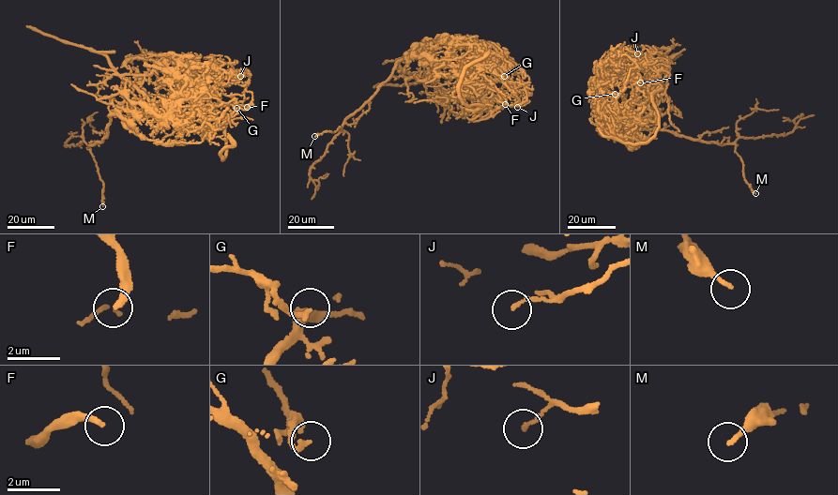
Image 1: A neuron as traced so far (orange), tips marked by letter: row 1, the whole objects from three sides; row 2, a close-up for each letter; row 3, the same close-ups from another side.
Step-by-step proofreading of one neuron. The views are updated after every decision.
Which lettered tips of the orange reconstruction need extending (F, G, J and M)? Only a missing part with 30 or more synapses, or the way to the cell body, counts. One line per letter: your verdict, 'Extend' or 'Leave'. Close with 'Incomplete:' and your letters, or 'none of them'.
F: Leave
G: Leave
J: Leave
M: Leave
Incomplete: none of them

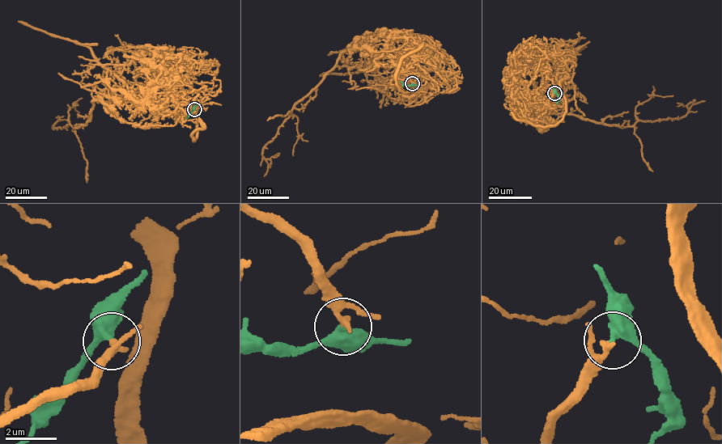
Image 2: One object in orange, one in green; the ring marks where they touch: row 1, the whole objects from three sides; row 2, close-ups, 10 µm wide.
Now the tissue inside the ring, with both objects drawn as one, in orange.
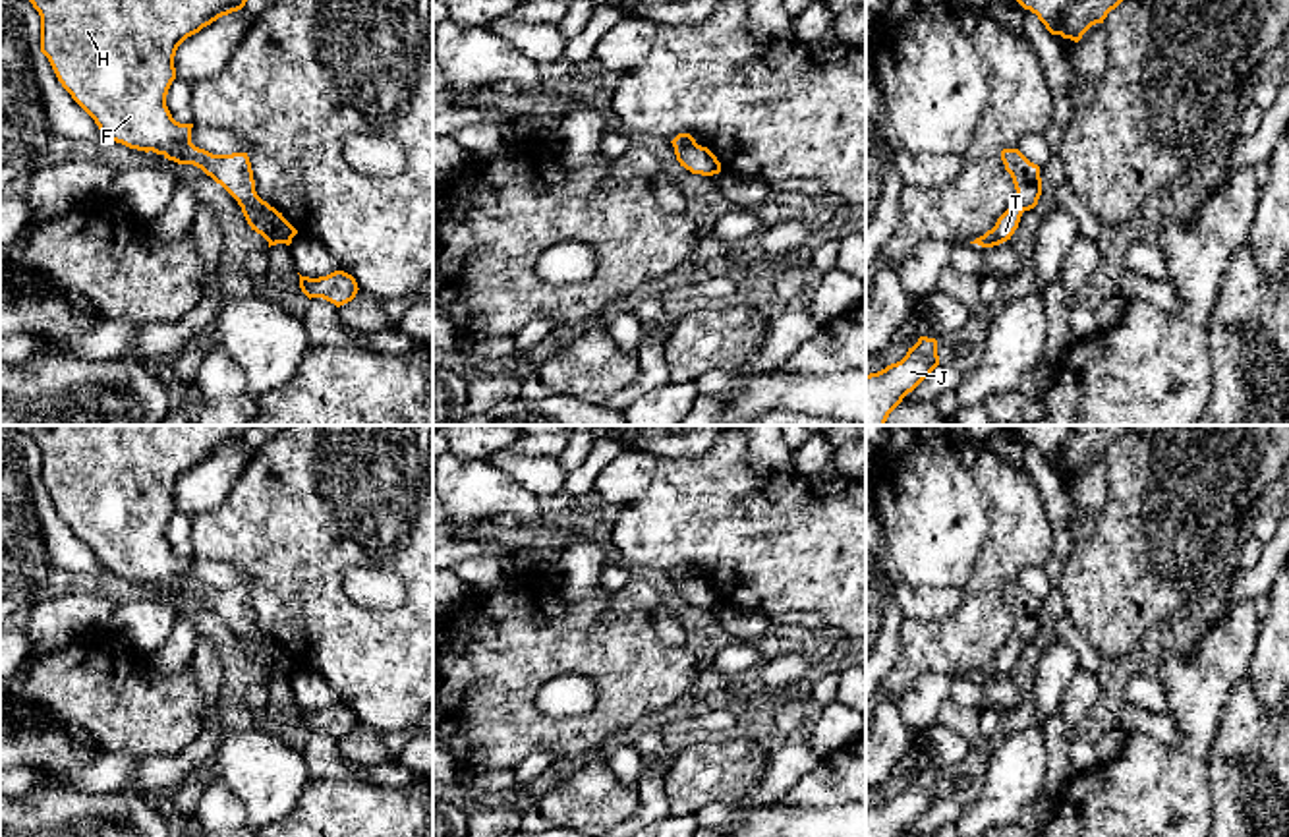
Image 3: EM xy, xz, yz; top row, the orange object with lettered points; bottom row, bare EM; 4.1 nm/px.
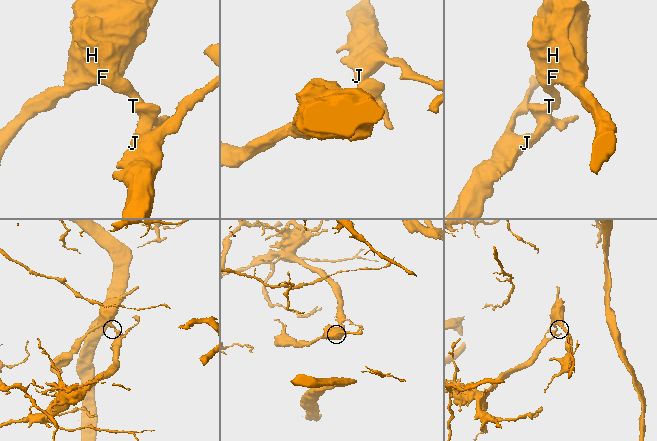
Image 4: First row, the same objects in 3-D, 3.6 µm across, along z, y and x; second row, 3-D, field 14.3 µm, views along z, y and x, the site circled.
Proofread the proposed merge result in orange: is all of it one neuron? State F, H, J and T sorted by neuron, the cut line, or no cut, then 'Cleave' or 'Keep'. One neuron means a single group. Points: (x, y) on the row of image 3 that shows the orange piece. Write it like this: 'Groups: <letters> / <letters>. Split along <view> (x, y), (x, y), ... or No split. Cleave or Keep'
Groups: F H / J T. Split along xy (242, 207), (259, 211), (290, 240). Cleave

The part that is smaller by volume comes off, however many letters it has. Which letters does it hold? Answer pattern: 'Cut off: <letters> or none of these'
Cut off: F, H

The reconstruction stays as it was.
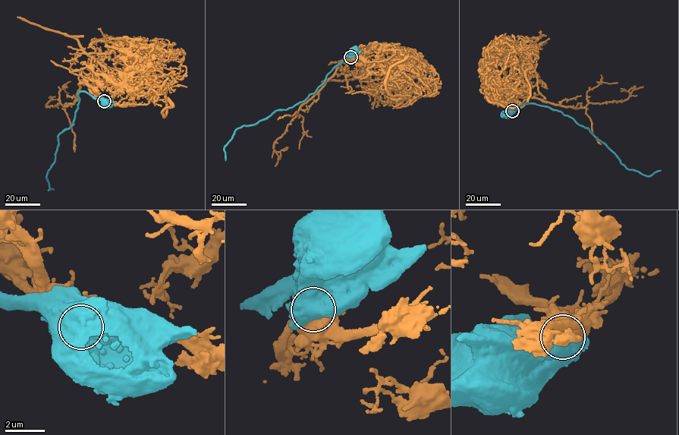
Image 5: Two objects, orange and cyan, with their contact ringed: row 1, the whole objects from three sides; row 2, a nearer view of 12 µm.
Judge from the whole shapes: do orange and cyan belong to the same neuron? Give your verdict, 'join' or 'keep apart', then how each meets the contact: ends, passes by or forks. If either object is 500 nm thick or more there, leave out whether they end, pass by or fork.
keep apart

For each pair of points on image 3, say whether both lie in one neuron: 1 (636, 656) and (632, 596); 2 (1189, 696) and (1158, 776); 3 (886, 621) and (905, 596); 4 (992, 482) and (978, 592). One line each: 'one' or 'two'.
1: two
2: one
3: two
4: one

